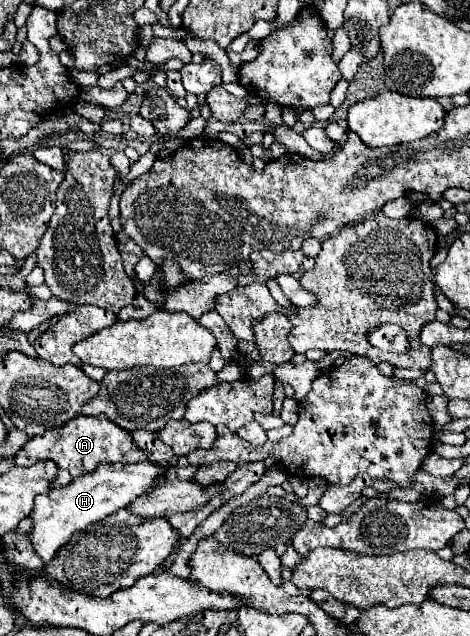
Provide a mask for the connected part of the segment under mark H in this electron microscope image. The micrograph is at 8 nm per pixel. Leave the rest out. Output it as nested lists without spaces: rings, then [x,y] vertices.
[[[140,462],[140,464],[100,464],[96,472],[88,472],[84,476],[78,476],[72,480],[72,484],[62,488],[52,488],[48,494],[36,496],[34,508],[30,512],[32,530],[28,532],[28,538],[36,550],[36,554],[42,558],[42,562],[50,562],[54,554],[64,546],[70,536],[78,530],[84,530],[88,524],[102,520],[108,514],[114,514],[118,508],[128,506],[132,500],[136,500],[144,490],[150,488],[152,478],[162,474],[164,468],[156,466],[152,462]]]

